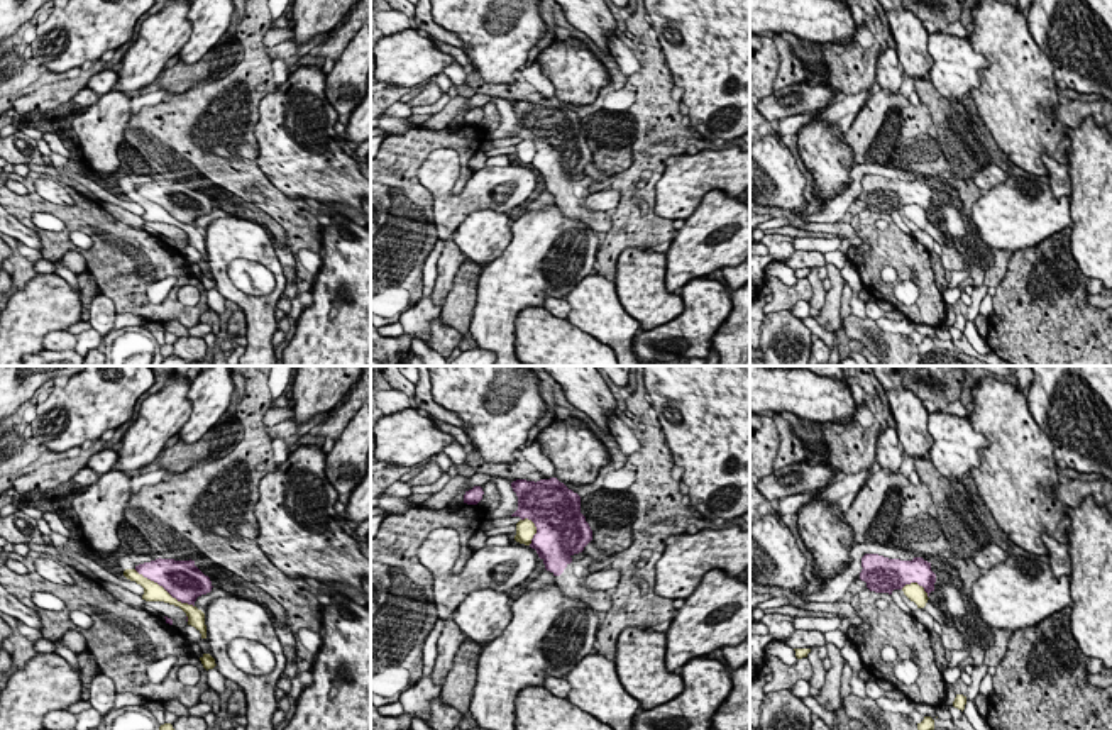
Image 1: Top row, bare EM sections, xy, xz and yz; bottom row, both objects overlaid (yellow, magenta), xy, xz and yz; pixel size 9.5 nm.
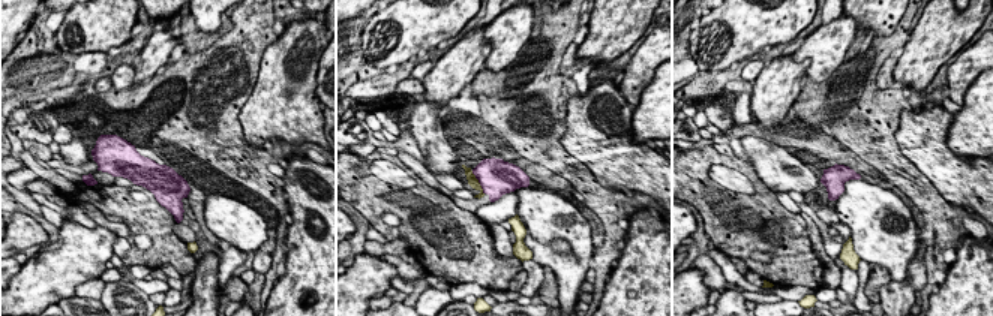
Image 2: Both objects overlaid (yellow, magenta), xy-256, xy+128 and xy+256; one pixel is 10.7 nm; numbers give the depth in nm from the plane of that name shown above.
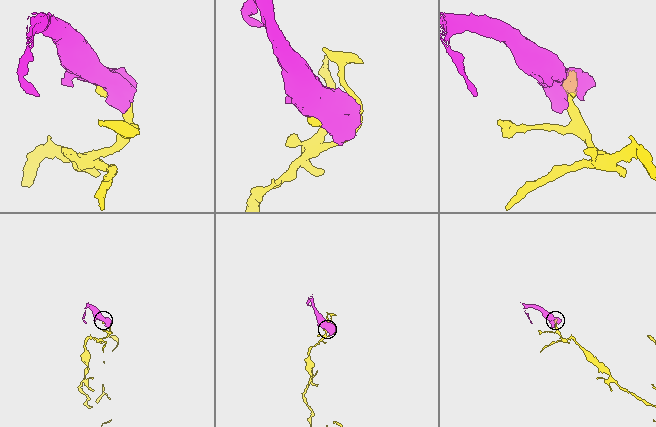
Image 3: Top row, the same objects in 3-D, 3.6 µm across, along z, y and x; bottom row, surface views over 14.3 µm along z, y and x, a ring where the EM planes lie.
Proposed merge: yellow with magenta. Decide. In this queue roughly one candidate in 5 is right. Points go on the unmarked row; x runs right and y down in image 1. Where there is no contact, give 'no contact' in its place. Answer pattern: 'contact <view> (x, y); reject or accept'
contact xy (163, 209); reject

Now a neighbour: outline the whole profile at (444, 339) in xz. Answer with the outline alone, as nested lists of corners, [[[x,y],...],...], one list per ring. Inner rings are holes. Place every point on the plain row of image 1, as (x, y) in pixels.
[[[442,318],[433,320],[430,324],[430,330],[432,335],[427,344],[445,359],[455,347],[459,347],[462,340],[462,334],[459,334],[455,329],[447,327]]]

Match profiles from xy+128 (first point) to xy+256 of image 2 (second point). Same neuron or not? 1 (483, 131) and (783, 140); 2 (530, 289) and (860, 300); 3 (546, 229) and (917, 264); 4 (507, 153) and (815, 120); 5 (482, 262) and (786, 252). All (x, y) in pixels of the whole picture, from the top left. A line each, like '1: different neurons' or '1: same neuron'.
1: same neuron
2: same neuron
3: different neurons
4: different neurons
5: same neuron

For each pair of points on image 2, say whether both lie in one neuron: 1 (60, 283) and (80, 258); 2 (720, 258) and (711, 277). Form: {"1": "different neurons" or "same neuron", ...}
{"1": "same neuron", "2": "different neurons"}

